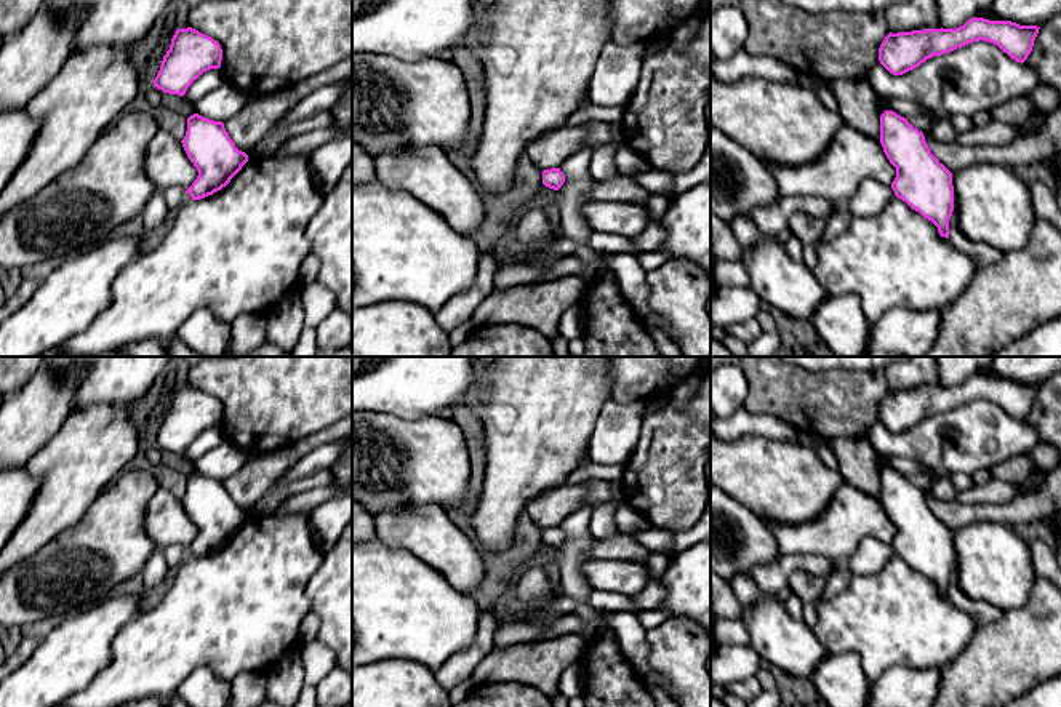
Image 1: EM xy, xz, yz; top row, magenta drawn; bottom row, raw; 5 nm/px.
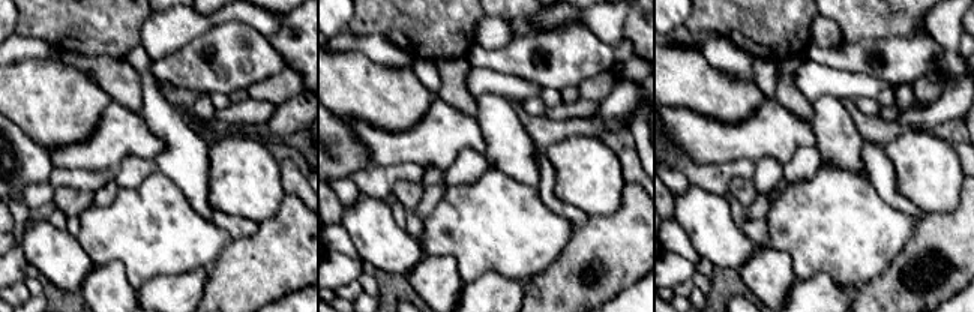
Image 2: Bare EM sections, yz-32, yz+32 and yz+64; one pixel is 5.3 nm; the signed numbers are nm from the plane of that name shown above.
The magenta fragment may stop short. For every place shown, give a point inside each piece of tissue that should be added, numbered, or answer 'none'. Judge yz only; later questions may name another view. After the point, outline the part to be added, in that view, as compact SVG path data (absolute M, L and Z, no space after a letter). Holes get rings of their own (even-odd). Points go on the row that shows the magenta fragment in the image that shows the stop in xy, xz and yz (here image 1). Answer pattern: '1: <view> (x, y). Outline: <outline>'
none

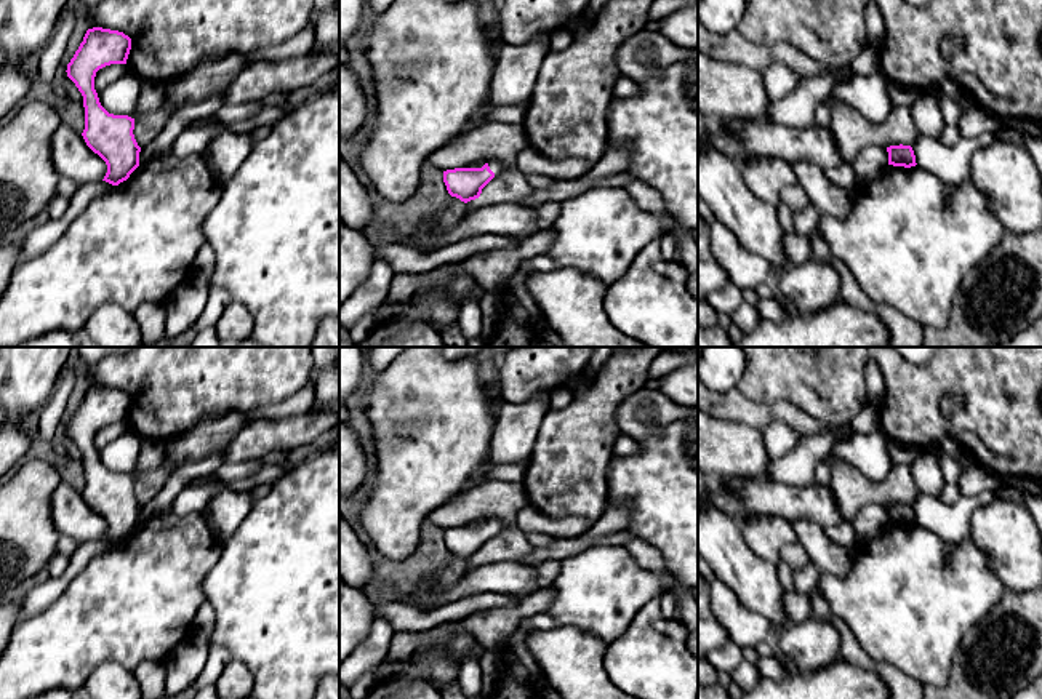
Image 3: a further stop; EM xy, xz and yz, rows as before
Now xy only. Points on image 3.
1: xy (152, 95). Outline: M141 82L138 107L131 118L138 118L147 112L155 110L166 99L165 86L152 82Z

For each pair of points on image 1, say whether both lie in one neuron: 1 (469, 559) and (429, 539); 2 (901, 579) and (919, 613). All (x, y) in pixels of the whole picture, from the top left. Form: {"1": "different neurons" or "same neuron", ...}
{"1": "same neuron", "2": "same neuron"}

